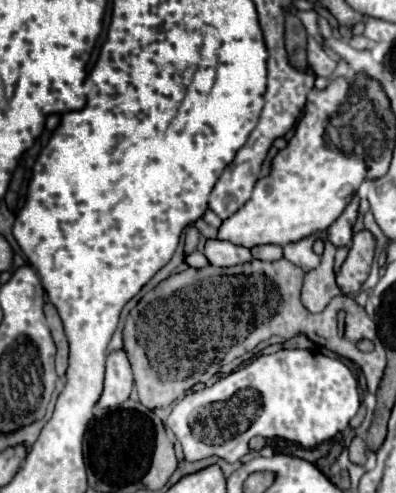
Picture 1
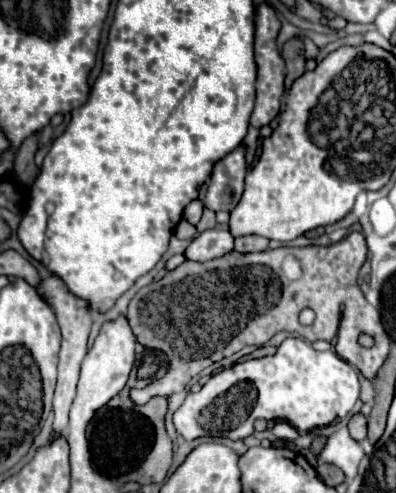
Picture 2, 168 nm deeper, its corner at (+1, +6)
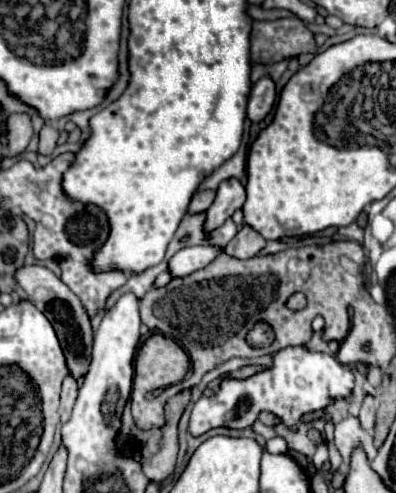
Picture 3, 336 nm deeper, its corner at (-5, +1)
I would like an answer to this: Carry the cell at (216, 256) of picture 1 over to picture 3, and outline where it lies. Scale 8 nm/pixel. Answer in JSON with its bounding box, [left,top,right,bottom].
[169,245,219,277]

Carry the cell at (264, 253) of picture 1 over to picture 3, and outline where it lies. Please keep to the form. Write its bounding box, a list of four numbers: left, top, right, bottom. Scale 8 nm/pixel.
[223,225,265,259]

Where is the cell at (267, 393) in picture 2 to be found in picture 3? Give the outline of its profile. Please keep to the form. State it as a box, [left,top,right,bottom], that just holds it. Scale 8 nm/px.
[189,347,355,435]

